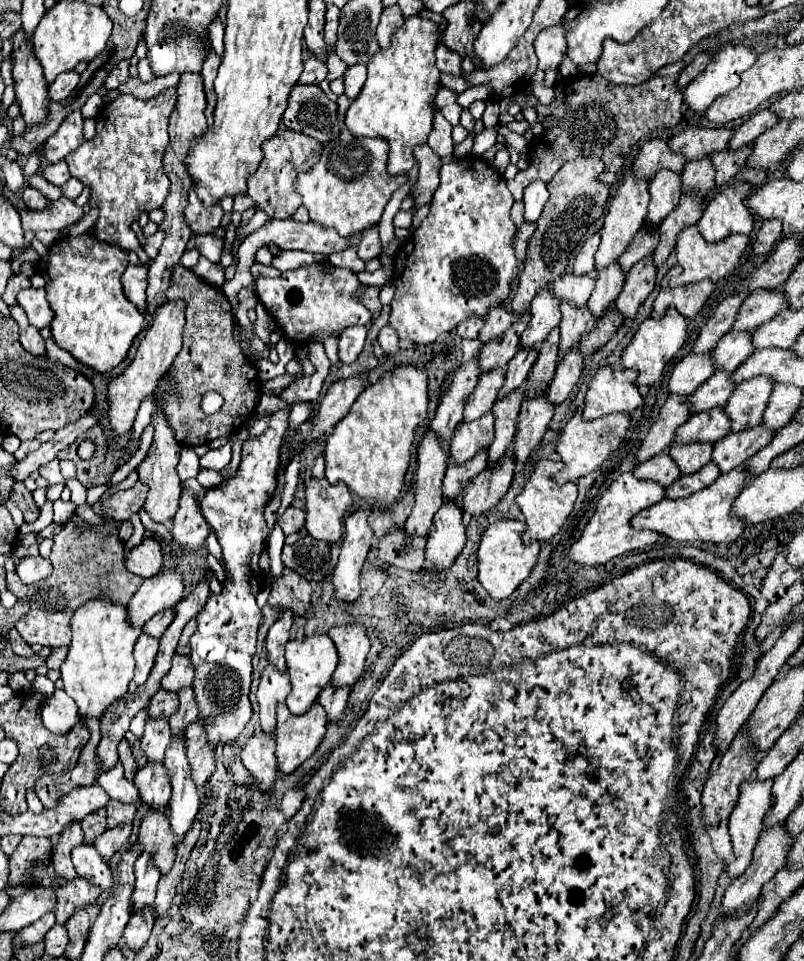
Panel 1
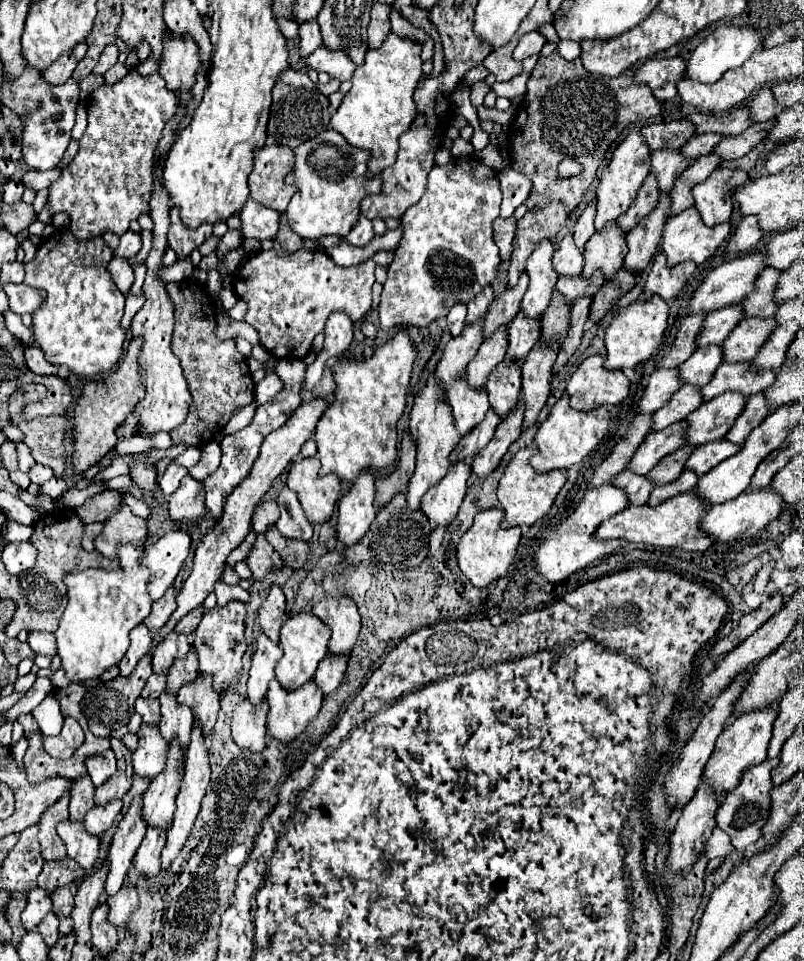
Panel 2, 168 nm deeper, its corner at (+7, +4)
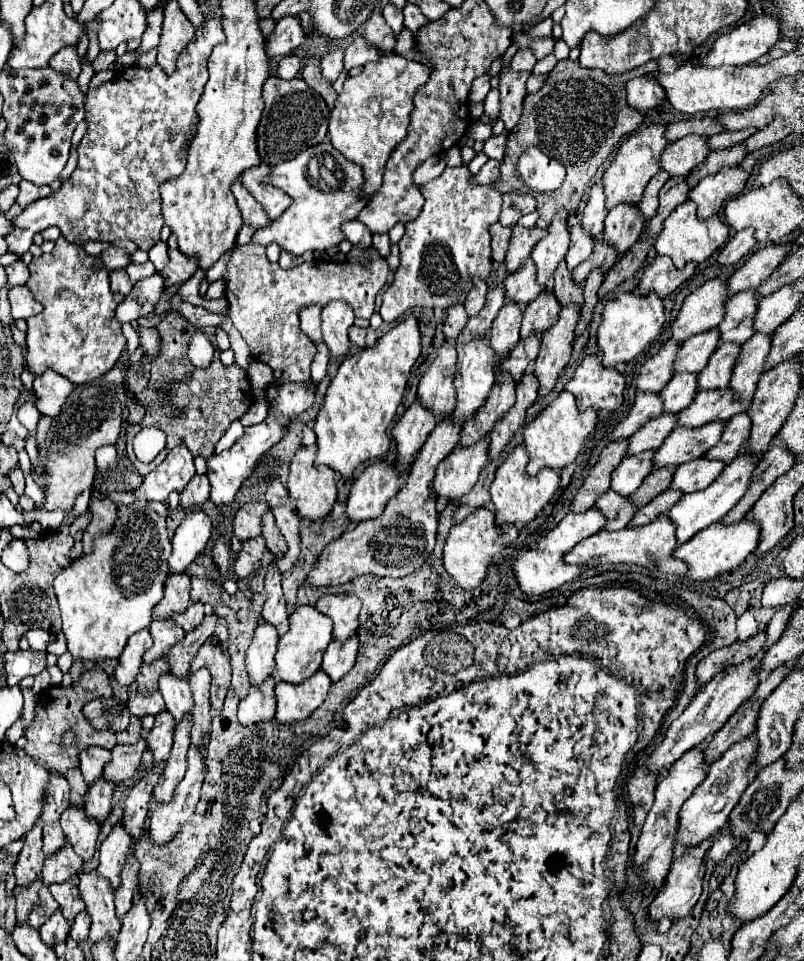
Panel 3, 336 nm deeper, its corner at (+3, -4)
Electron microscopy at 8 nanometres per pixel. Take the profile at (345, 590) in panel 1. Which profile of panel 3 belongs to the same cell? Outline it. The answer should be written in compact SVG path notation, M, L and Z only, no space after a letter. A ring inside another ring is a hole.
M370 464L360 478L352 484L346 514L352 522L366 522L378 518L386 508L386 502L400 490L406 474L398 474L392 464Z

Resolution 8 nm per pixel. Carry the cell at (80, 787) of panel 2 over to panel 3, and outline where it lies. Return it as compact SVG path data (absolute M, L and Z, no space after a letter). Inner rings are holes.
M78 768L70 770L70 774L66 774L66 780L68 780L68 784L70 784L70 804L82 808L90 786L86 784L86 780L82 778L82 772L80 772Z

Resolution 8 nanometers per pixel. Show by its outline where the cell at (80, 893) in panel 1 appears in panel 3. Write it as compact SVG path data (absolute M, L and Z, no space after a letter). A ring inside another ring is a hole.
M66 844L62 848L62 852L54 854L54 858L46 858L44 870L42 870L44 886L72 880L80 872L82 864L84 864L82 858L78 858L78 854L74 854L74 850L72 850L70 844Z

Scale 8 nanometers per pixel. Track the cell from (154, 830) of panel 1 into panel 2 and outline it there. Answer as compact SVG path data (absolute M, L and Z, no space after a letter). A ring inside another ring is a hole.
M178 742L170 744L166 770L150 782L148 790L144 792L144 820L154 826L172 824L174 810L176 810L176 794L180 790L180 774L178 766L184 762L184 752L178 748Z

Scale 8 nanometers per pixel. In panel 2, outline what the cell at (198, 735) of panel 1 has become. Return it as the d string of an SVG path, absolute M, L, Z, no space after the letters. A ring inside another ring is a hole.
M198 674L192 682L188 682L188 686L178 690L178 702L192 708L194 716L202 724L204 734L208 736L220 710L220 694L214 690L214 686L210 686L210 678L202 678L202 674Z

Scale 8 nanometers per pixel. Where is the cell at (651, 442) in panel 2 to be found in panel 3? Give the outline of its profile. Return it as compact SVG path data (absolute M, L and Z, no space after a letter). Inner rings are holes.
M646 450L642 454L626 456L612 476L612 490L616 490L622 496L634 494L644 478L654 470L654 450Z

